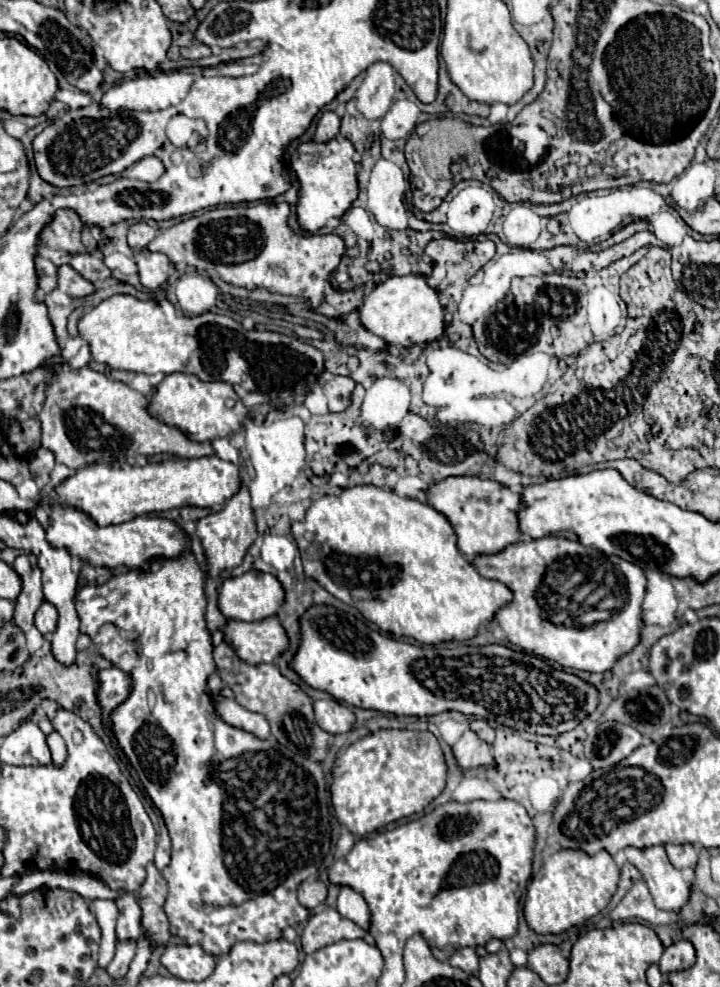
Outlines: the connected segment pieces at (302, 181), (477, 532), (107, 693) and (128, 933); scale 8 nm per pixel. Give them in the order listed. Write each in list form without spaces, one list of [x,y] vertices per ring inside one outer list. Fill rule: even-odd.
[[[332,138],[330,142],[304,142],[290,154],[290,170],[294,172],[300,190],[296,202],[298,224],[306,232],[318,232],[330,218],[342,218],[350,204],[358,198],[356,162],[352,160],[354,146],[346,138]]]
[[[476,476],[446,478],[428,488],[428,504],[438,512],[442,512],[452,522],[458,536],[458,548],[468,560],[480,554],[488,556],[498,554],[506,546],[520,542],[518,530],[520,494],[510,492],[510,488],[494,480],[482,480]]]
[[[120,668],[100,670],[98,678],[100,678],[100,694],[98,694],[98,698],[100,698],[100,706],[104,710],[104,724],[108,724],[110,714],[132,692],[132,684],[130,684],[130,676]]]
[[[132,892],[120,894],[116,900],[118,906],[118,922],[116,922],[116,938],[138,938],[142,934],[140,926],[140,906]]]

